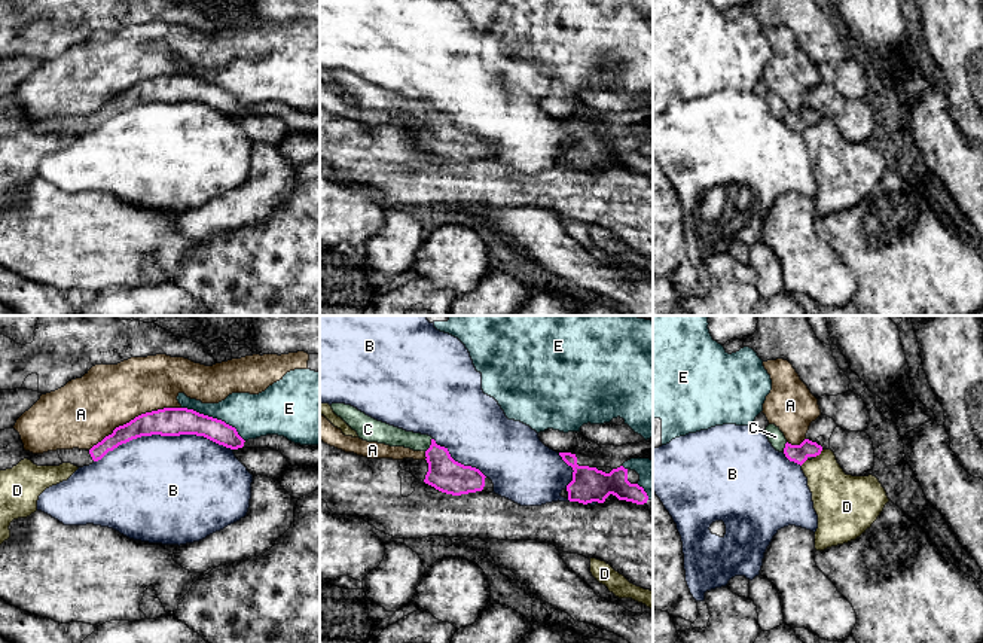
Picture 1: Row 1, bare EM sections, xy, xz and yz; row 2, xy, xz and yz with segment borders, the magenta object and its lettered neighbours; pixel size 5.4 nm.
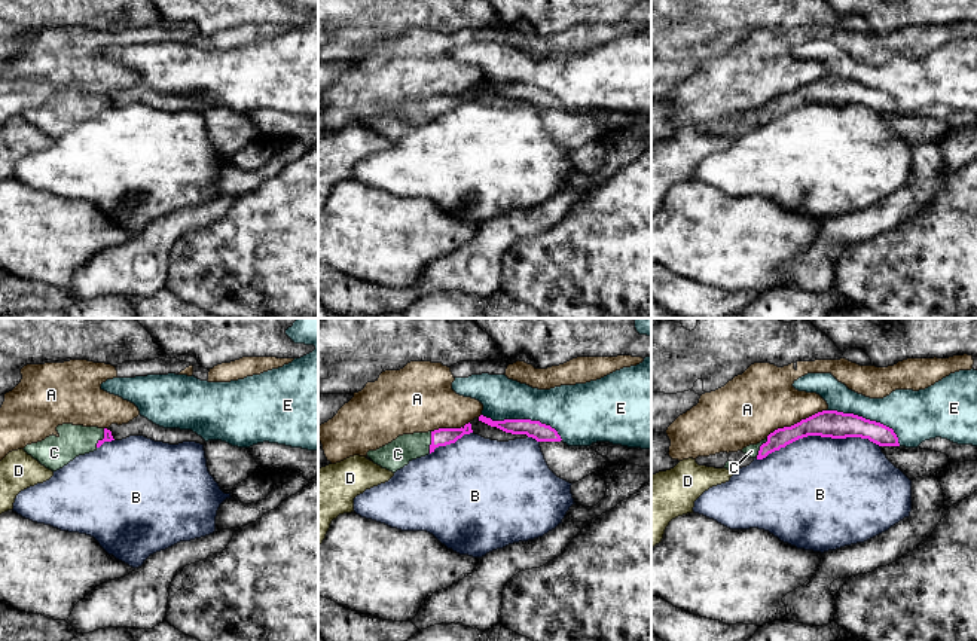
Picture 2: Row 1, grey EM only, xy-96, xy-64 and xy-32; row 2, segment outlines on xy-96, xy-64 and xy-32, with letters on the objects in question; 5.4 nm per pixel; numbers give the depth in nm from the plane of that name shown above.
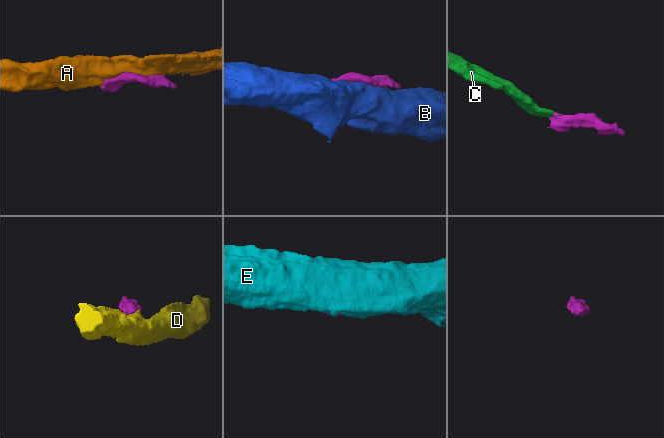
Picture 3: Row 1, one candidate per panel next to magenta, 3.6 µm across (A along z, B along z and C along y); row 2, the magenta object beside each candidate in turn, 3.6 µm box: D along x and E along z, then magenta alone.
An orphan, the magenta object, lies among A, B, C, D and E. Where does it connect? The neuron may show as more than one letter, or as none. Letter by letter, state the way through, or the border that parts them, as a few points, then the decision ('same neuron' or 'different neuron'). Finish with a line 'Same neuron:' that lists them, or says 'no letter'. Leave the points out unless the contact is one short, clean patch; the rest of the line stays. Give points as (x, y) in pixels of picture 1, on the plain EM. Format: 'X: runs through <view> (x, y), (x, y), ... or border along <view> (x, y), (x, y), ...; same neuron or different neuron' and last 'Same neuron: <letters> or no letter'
A: different neuron
B: different neuron
C: runs through xz (446, 142), (430, 112), (385, 100); same neuron
D: border along yz (823, 116), (815, 124); different neuron
E: different neuron
Same neuron: C

